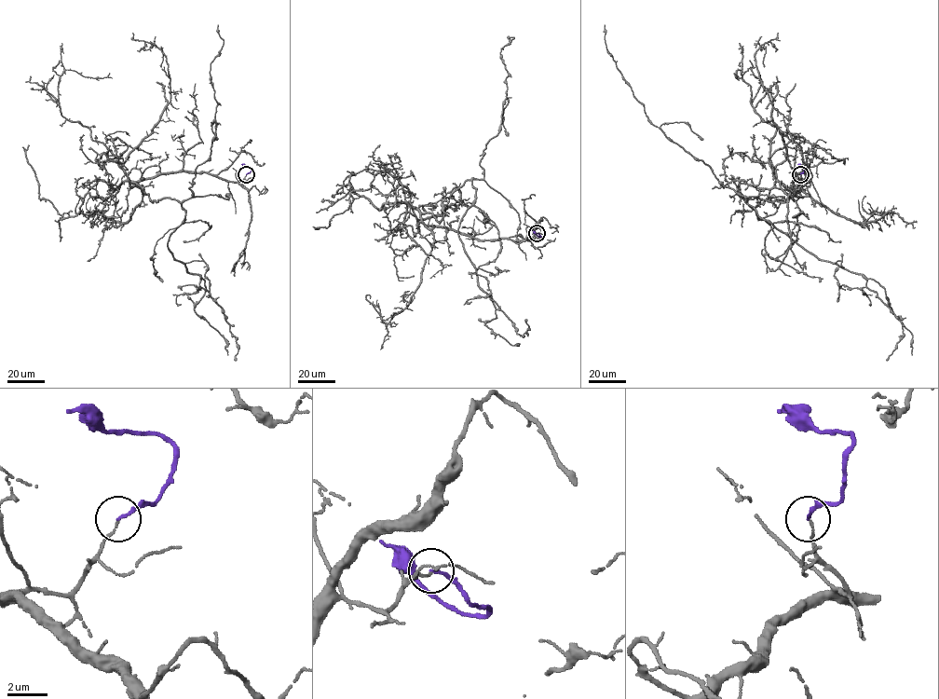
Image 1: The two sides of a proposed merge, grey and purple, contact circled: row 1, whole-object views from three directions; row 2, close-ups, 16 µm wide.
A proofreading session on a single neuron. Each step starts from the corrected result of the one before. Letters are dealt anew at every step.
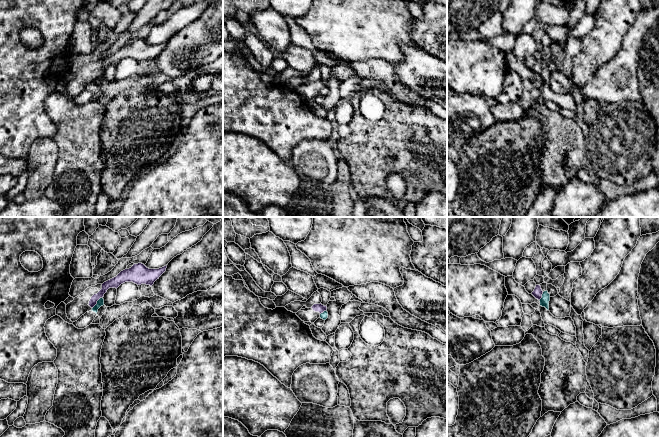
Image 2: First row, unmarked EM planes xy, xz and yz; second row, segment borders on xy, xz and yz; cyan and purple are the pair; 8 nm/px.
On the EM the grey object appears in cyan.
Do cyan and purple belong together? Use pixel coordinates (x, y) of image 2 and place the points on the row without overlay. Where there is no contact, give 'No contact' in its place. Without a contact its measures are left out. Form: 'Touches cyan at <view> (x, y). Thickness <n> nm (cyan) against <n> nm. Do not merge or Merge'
Touches cyan at xy (97, 78). Thickness 60 nm (cyan) against 90 nm. Merge

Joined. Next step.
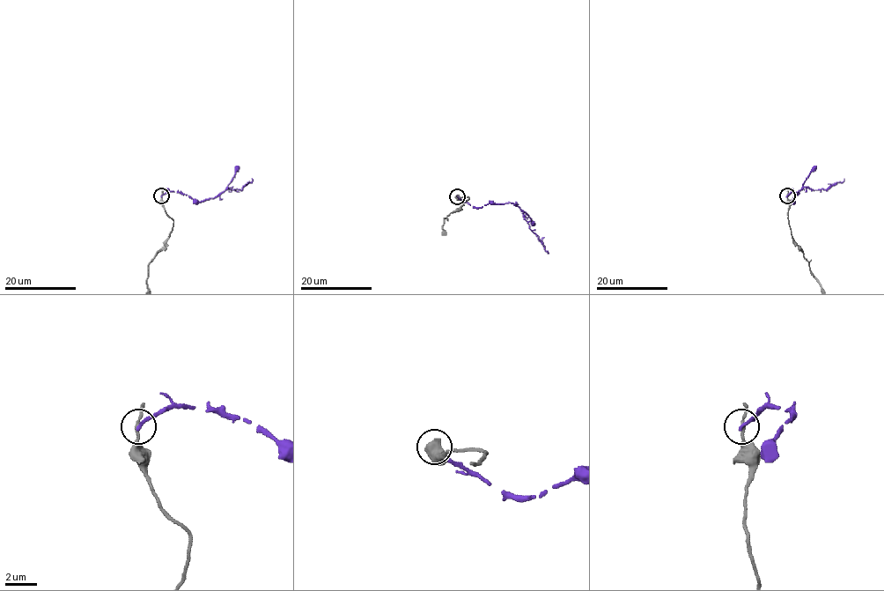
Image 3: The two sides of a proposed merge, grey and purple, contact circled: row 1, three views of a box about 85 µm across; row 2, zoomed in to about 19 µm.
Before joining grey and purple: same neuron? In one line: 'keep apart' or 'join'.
keep apart

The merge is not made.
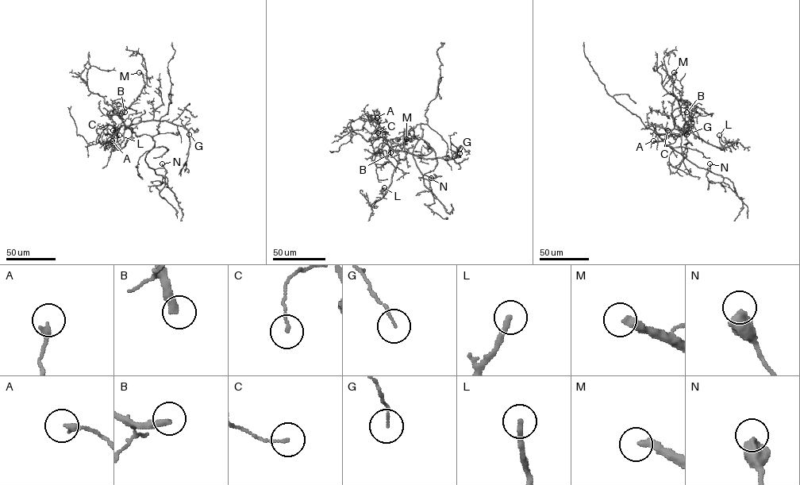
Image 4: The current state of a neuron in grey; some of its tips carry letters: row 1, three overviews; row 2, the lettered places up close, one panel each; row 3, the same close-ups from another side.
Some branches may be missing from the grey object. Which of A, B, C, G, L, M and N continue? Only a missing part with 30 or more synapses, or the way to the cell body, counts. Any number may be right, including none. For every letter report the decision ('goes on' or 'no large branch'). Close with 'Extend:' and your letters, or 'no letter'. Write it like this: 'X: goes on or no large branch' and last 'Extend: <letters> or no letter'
A: no large branch
B: goes on
C: no large branch
G: no large branch
L: no large branch
M: goes on
N: no large branch
Extend: B, M

